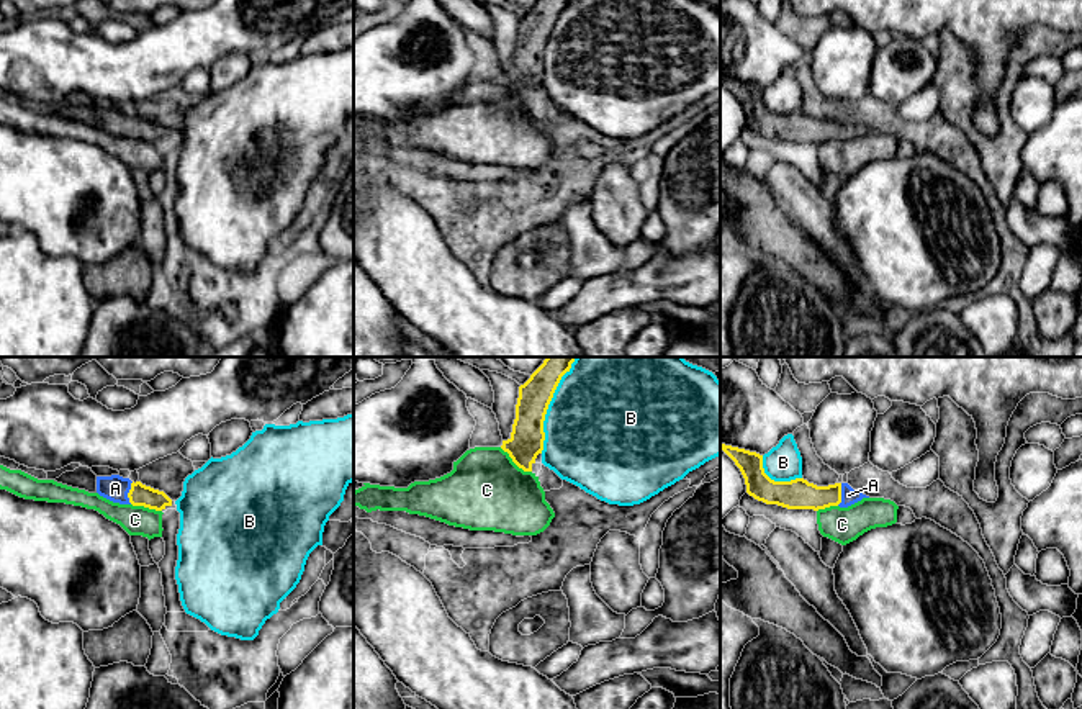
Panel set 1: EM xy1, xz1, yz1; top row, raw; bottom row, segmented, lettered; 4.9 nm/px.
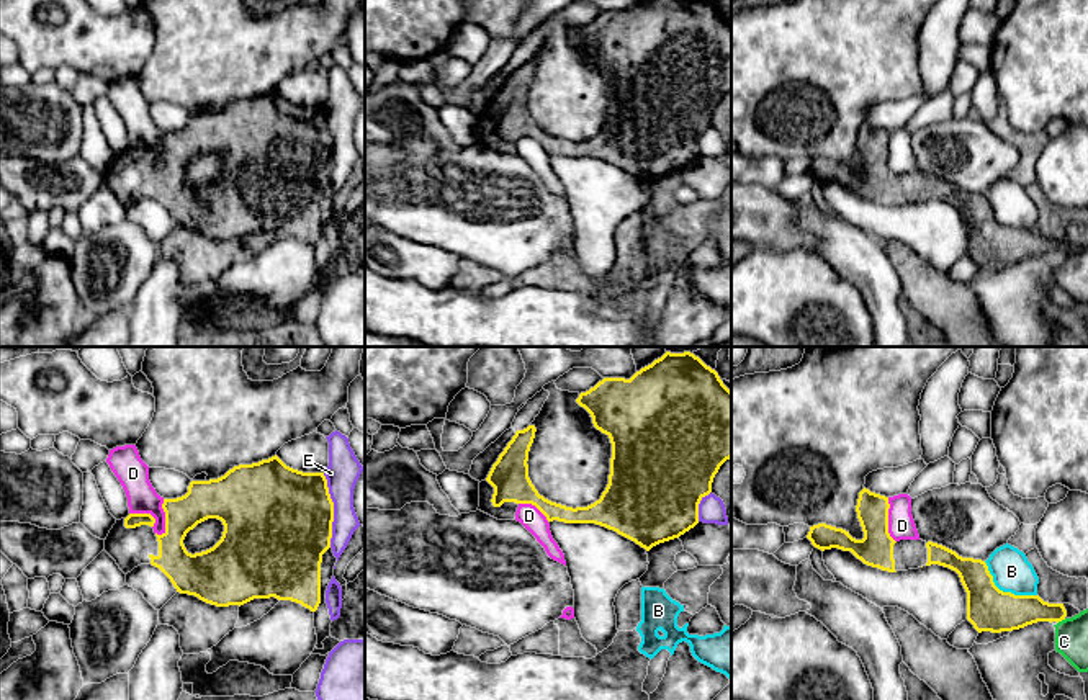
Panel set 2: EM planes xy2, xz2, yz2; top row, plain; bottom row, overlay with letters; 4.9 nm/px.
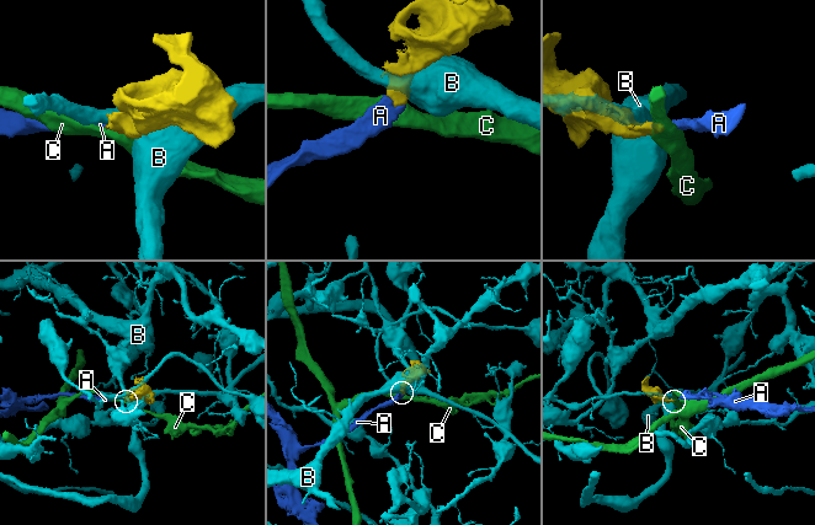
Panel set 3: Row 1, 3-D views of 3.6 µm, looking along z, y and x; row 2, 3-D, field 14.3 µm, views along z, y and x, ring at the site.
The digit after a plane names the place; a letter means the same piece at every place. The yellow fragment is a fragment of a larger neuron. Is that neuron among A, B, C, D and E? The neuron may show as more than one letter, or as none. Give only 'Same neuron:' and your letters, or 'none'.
Same neuron: A

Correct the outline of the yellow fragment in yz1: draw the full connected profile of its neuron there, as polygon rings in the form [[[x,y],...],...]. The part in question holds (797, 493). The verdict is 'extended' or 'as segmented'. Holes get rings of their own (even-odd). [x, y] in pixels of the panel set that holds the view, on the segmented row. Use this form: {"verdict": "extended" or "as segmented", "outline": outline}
{"verdict": "extended", "outline": [[[725,445],[724,450],[740,468],[746,493],[766,504],[778,504],[787,509],[825,509],[830,506],[848,508],[863,498],[869,498],[848,483],[835,483],[828,486],[817,486],[804,478],[791,481],[774,481],[763,468],[763,455],[745,449]]]}

